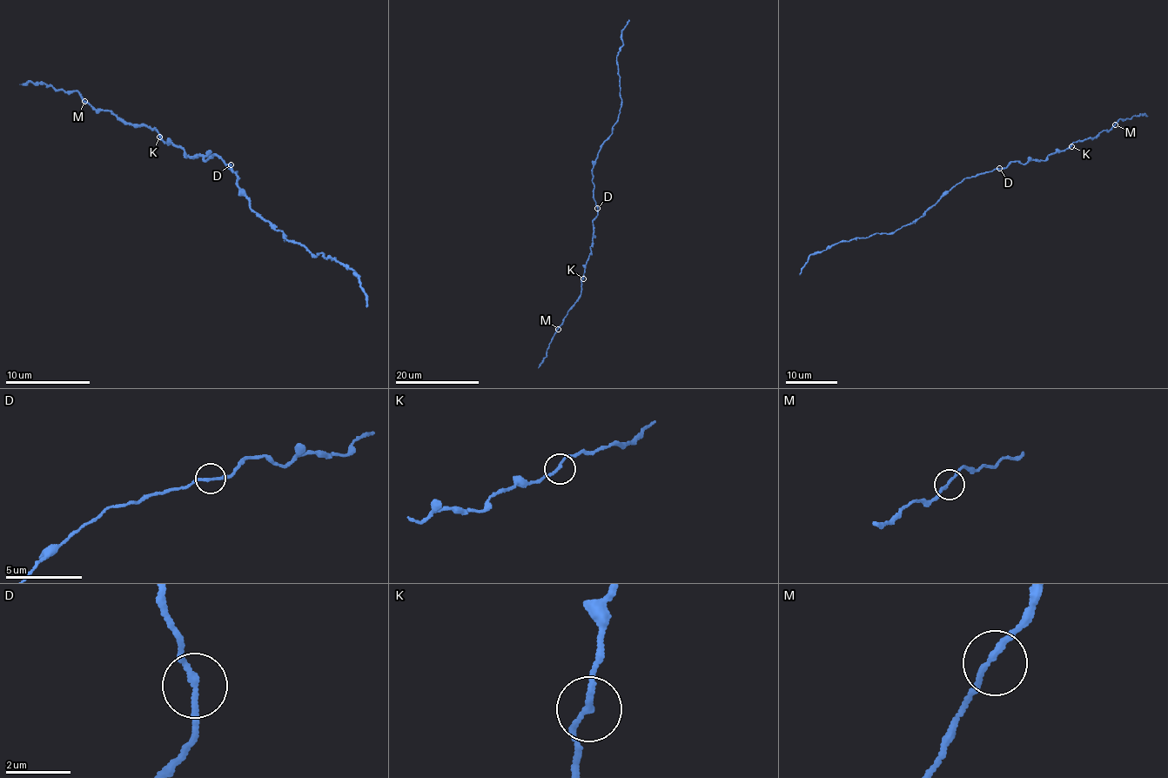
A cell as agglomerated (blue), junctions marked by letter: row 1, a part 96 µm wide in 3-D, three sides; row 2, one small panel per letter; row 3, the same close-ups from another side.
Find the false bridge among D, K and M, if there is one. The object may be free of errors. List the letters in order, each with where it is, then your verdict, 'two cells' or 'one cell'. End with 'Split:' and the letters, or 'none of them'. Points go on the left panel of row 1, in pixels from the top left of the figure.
D: place (231, 164); two cells
K: place (159, 137); one cell
M: place (84, 101); one cell
Split: D

